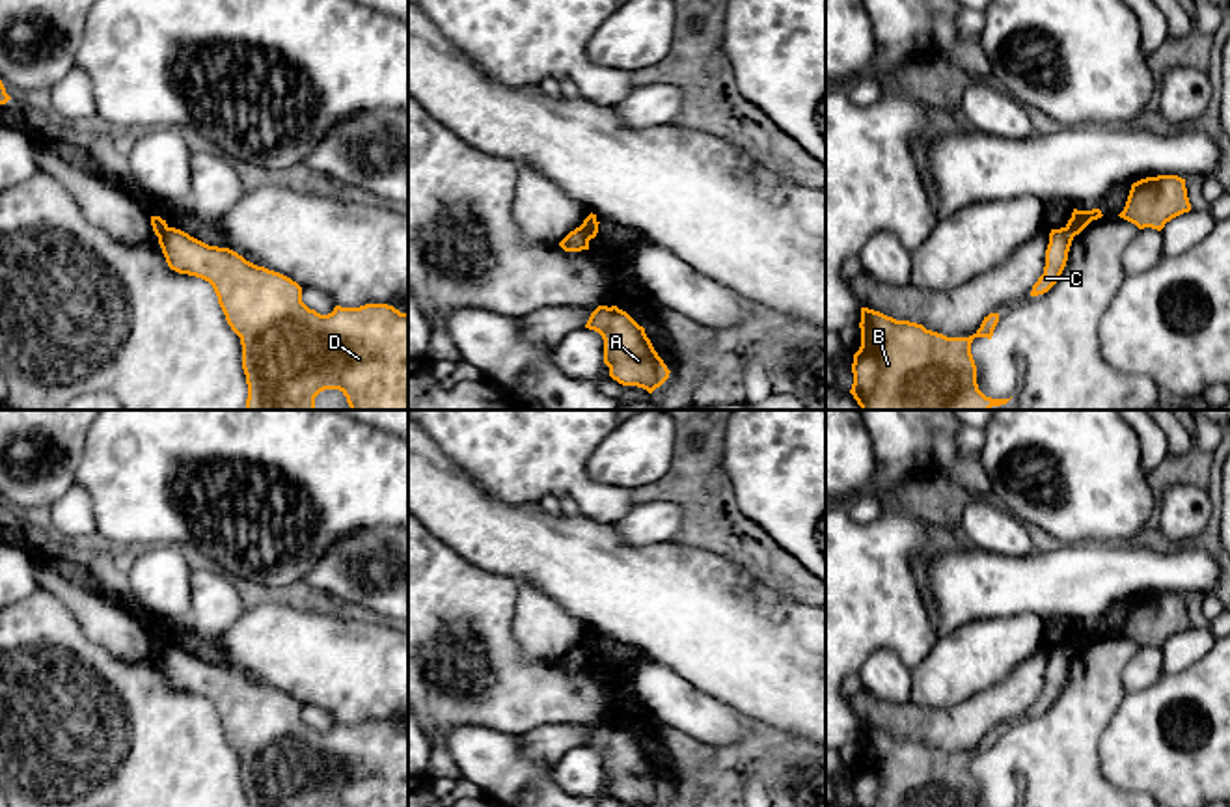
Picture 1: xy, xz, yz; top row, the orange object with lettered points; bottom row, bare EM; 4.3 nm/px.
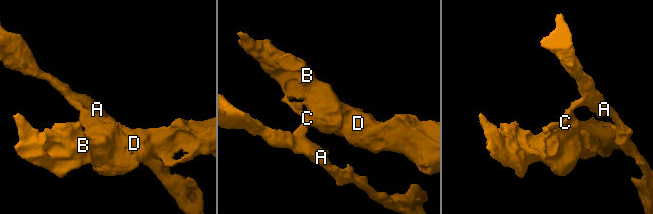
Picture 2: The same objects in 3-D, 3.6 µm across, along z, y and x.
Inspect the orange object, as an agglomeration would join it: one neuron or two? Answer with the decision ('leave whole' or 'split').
split

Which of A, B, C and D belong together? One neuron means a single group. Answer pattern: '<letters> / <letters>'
A / B C D

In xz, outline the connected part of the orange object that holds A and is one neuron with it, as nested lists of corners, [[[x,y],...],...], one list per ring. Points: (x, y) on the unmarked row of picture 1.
[[[598,723],[585,745],[604,757],[604,781],[622,803],[656,807],[669,796],[669,786],[654,768],[645,745],[617,723]]]

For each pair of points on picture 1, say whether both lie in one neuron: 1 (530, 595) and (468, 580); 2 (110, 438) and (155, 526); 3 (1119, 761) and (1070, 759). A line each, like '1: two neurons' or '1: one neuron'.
1: two neurons
2: one neuron
3: two neurons

